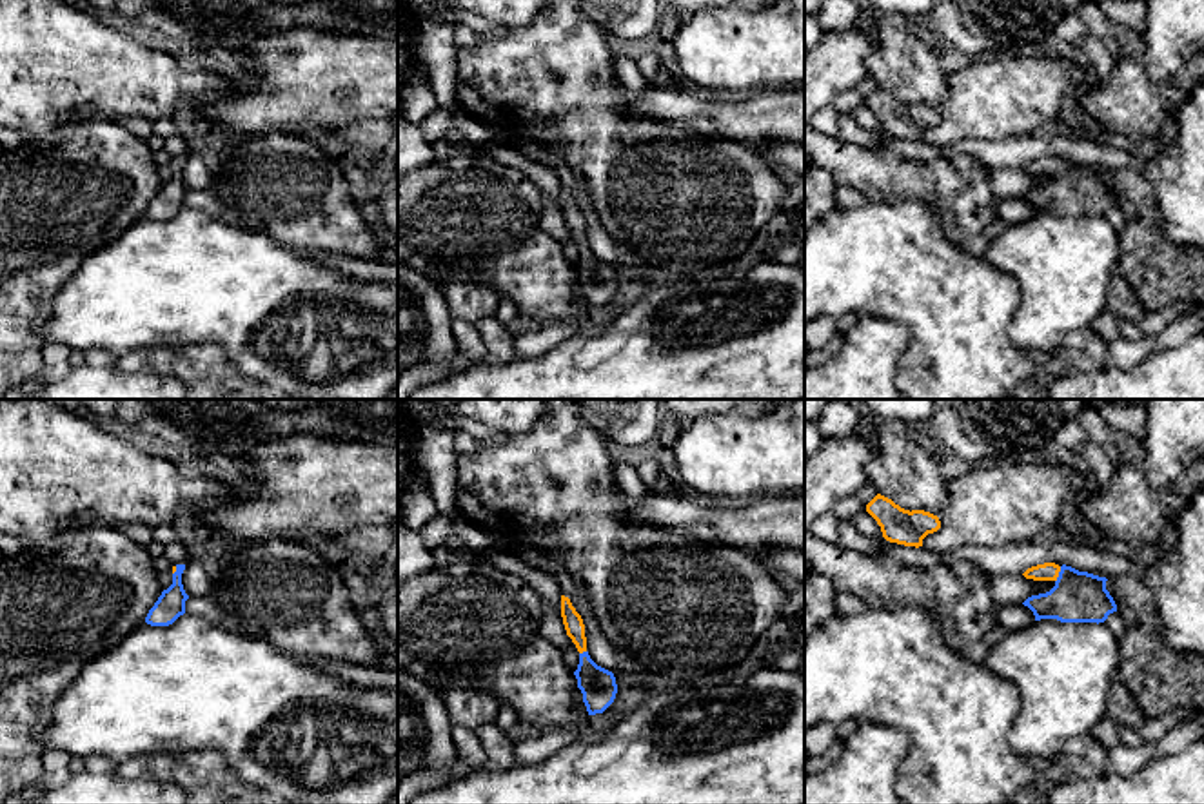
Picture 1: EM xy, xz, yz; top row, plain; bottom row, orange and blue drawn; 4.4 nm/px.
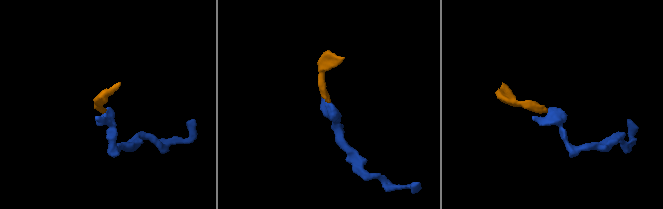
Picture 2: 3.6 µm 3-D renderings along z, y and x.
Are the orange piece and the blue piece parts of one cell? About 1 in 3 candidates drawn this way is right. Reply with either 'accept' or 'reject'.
accept

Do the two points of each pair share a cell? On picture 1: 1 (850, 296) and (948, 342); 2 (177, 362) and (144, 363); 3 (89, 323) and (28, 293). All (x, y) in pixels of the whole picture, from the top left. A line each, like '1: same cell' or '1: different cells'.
1: same cell
2: same cell
3: different cells

